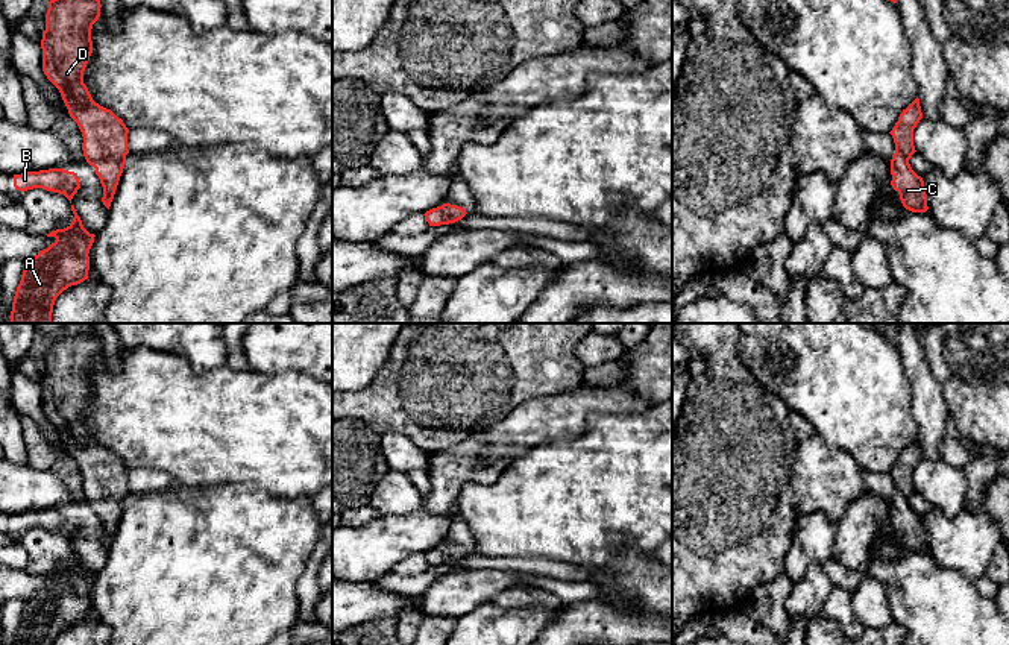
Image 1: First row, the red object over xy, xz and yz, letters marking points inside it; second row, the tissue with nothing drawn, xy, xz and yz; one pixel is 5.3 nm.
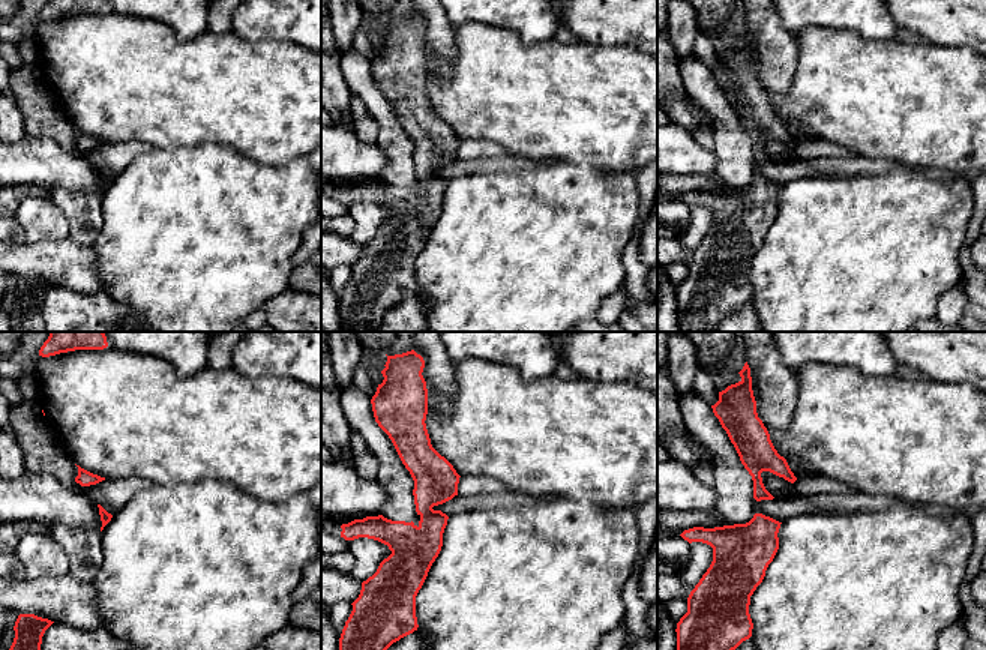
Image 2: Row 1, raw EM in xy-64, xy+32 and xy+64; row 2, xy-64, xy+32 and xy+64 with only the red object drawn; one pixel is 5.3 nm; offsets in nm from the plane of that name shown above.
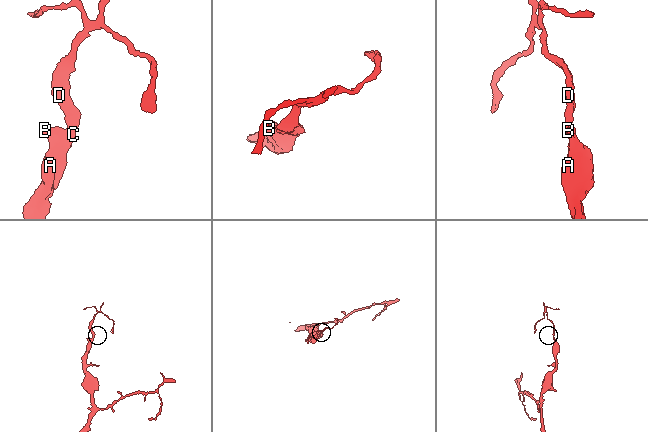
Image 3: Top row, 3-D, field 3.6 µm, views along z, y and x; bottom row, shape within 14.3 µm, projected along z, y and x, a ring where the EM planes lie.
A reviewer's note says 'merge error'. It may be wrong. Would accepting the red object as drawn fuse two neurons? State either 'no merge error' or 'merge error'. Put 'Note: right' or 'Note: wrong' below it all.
no merge error
Note: wrong

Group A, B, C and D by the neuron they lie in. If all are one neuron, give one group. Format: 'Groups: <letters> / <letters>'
Groups: A B C D

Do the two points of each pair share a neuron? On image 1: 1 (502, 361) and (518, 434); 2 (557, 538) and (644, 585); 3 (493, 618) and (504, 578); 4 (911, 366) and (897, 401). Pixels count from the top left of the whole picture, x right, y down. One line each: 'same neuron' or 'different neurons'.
1: different neurons
2: different neurons
3: different neurons
4: different neurons

